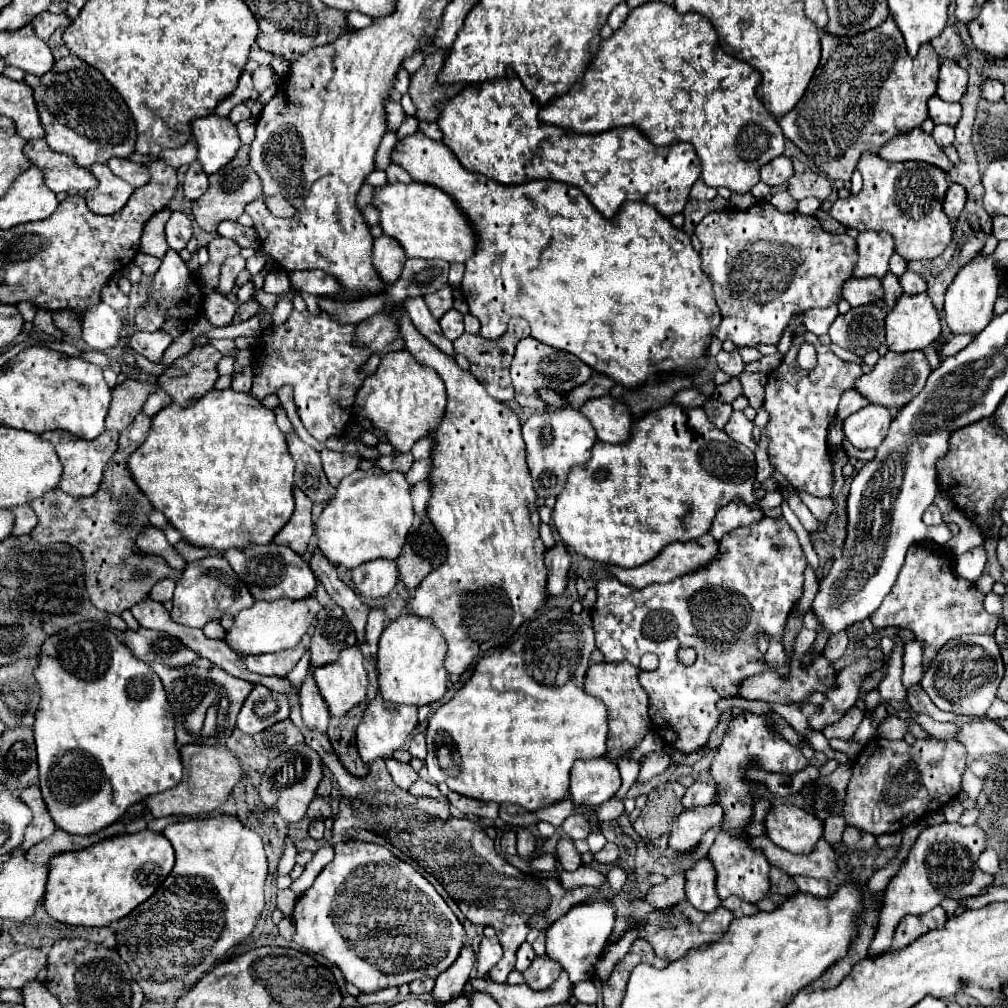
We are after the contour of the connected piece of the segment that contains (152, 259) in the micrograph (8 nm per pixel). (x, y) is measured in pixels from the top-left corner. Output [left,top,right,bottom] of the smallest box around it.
[132,252,160,276]

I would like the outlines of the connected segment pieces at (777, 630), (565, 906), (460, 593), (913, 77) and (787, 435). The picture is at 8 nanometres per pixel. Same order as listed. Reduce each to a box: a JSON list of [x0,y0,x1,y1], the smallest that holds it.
[[590,516,806,752],[272,678,596,984],[400,314,548,676],[778,18,942,182],[764,332,864,496]]

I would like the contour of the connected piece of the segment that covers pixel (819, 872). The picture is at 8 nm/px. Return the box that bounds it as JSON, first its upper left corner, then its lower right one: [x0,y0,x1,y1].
[752,836,838,880]

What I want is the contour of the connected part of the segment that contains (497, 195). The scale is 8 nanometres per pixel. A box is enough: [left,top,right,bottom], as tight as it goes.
[392,132,720,388]

